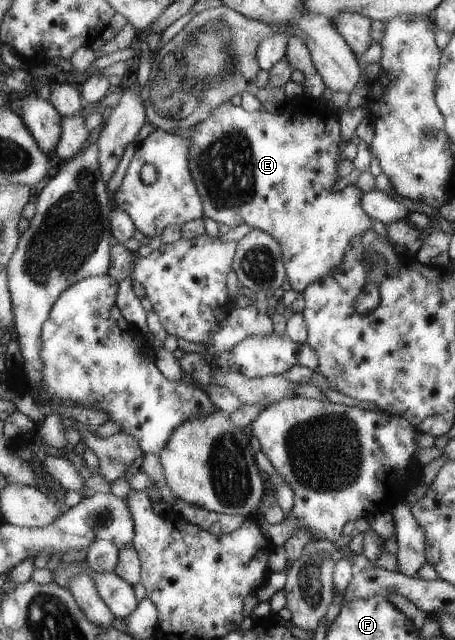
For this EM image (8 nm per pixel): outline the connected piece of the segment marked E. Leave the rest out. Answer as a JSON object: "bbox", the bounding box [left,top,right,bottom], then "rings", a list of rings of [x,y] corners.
{"bbox":[188,96,372,294],"rings":[[[300,96],[291,101],[286,101],[279,112],[272,114],[264,110],[260,112],[245,112],[239,105],[231,105],[229,102],[224,103],[218,106],[204,121],[194,125],[194,132],[192,132],[192,136],[188,140],[190,148],[189,168],[190,172],[193,173],[194,184],[197,185],[198,193],[201,194],[202,218],[210,218],[210,220],[218,224],[226,224],[226,226],[230,227],[246,224],[252,229],[258,229],[270,234],[280,246],[285,278],[288,280],[291,290],[298,292],[298,294],[302,293],[316,280],[320,280],[322,276],[330,274],[330,270],[334,272],[334,268],[338,264],[342,264],[342,256],[350,248],[350,242],[354,240],[354,236],[358,236],[362,232],[366,234],[366,230],[372,229],[372,218],[366,214],[361,206],[361,196],[364,194],[362,188],[358,188],[354,183],[334,192],[334,184],[338,184],[338,180],[342,177],[338,175],[338,164],[342,164],[342,160],[346,160],[342,159],[342,151],[346,146],[346,142],[342,140],[341,122],[338,121],[338,115],[332,114],[331,111],[323,108],[321,104],[316,104],[310,99]]]}

